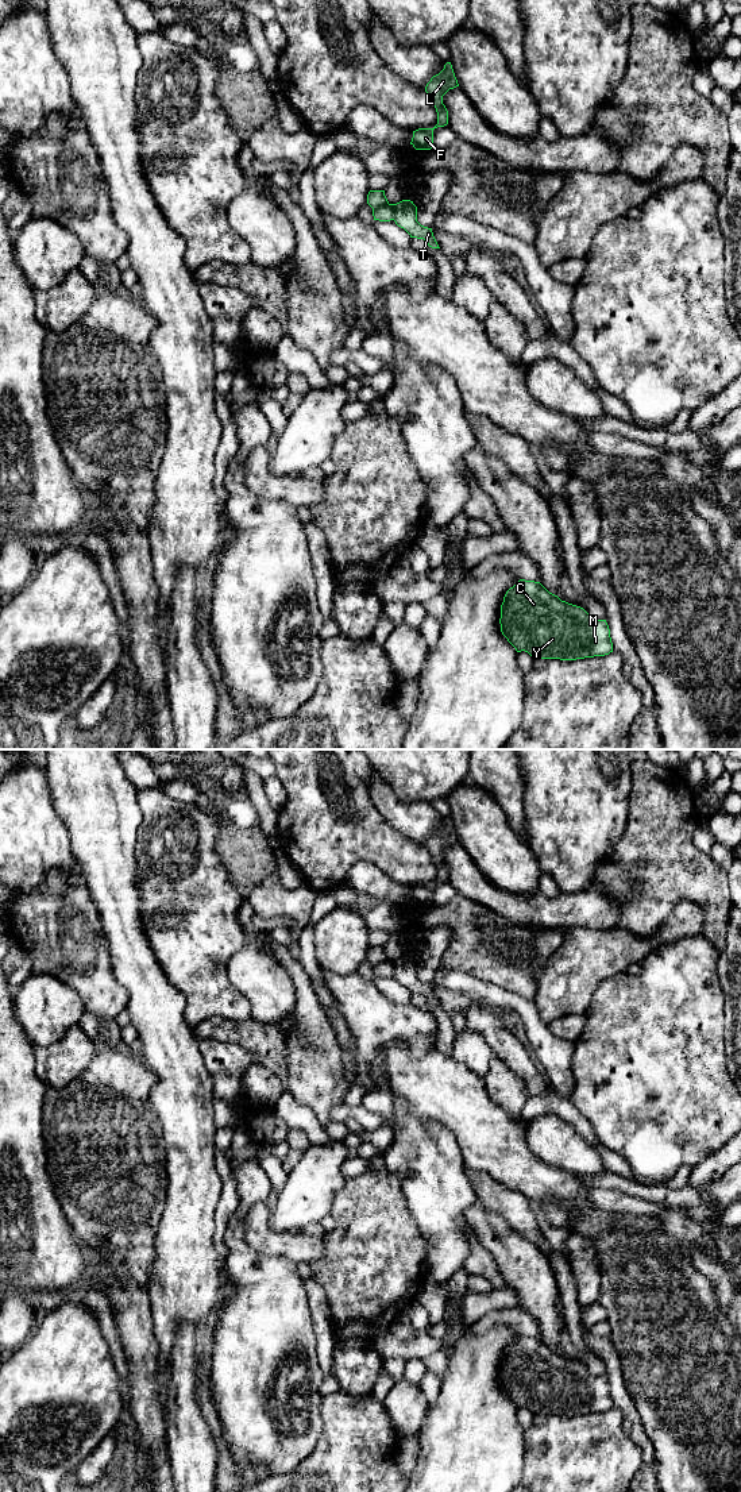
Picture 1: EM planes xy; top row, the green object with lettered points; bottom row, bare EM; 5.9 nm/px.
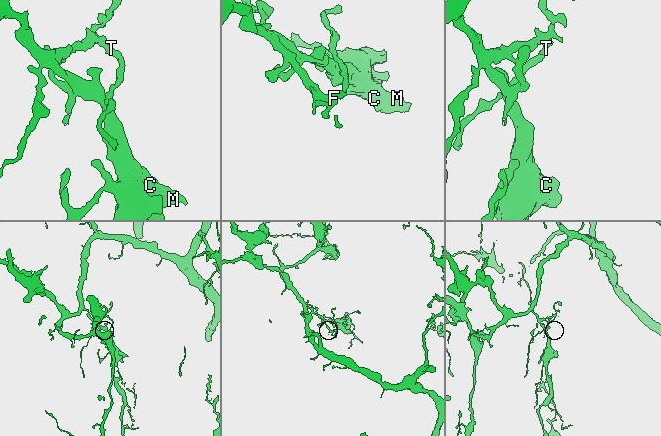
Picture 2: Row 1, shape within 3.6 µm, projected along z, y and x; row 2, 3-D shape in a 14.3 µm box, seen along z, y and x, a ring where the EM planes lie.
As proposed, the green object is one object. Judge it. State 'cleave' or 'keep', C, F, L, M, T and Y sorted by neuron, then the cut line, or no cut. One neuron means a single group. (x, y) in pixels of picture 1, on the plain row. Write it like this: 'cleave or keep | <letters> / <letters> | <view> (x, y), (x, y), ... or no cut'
cleave | C M Y / F L T | xy (373, 964), (389, 960), (396, 971)

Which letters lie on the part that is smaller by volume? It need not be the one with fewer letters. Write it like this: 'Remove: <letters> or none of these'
Remove: F, L, T

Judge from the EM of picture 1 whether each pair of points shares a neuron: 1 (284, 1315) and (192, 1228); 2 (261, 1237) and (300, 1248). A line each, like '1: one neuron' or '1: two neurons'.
1: two neurons
2: one neuron

